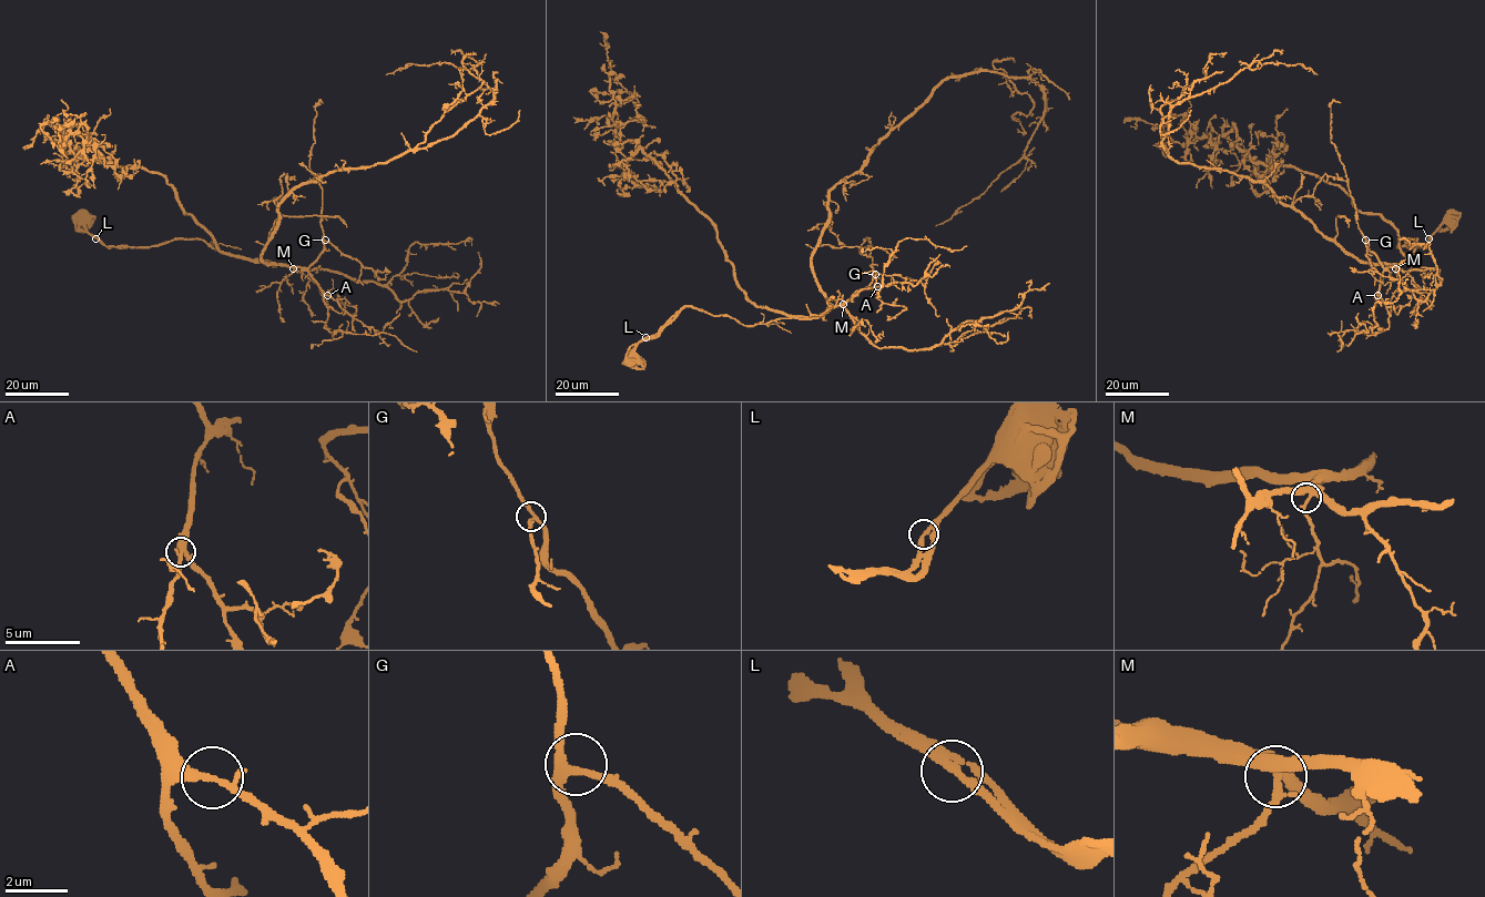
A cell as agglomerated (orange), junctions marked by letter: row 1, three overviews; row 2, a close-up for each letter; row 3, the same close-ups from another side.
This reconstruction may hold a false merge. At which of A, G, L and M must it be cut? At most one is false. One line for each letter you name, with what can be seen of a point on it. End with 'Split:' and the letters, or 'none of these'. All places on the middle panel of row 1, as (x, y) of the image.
Split: none of these

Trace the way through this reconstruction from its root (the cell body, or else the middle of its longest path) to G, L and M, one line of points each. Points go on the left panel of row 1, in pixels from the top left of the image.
G: (83, 217), (84, 228), (105, 246), (203, 240), (225, 254), (306, 268), (324, 251), (325, 240)
L: (83, 217), (87, 216), (84, 228), (95, 238)
M: (83, 217), (84, 228), (105, 246), (149, 247), (175, 240), (203, 240), (225, 254), (293, 268)

